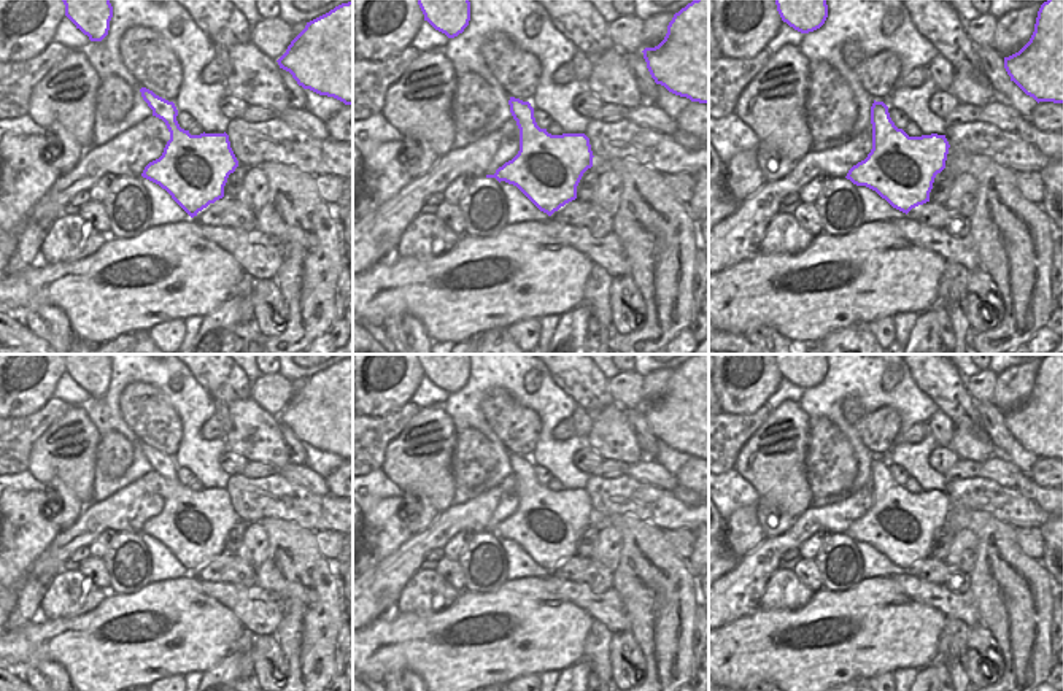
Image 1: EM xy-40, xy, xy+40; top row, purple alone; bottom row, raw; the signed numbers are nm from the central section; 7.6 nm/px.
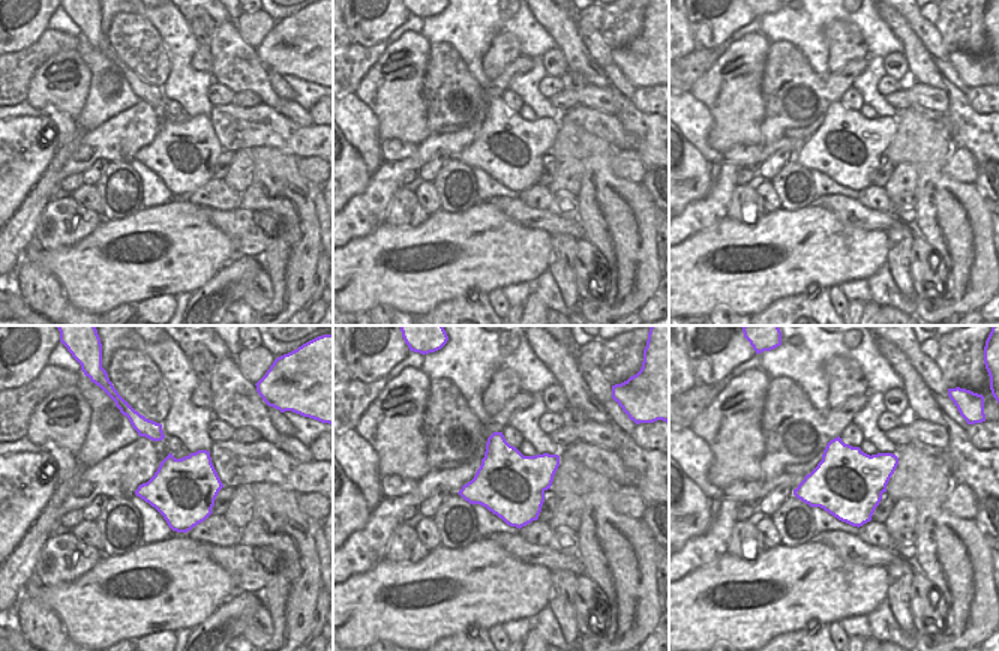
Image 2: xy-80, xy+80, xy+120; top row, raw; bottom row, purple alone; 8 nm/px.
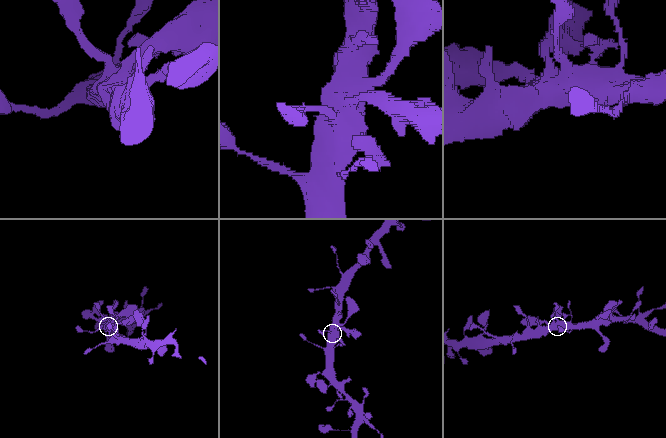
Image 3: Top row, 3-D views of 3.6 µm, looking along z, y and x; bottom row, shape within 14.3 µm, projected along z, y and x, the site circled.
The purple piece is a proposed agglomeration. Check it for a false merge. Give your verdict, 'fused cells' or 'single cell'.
single cell

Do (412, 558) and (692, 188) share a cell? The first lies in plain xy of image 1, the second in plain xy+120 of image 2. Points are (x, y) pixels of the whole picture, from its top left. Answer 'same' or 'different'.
different

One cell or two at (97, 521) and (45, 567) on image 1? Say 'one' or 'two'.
one

